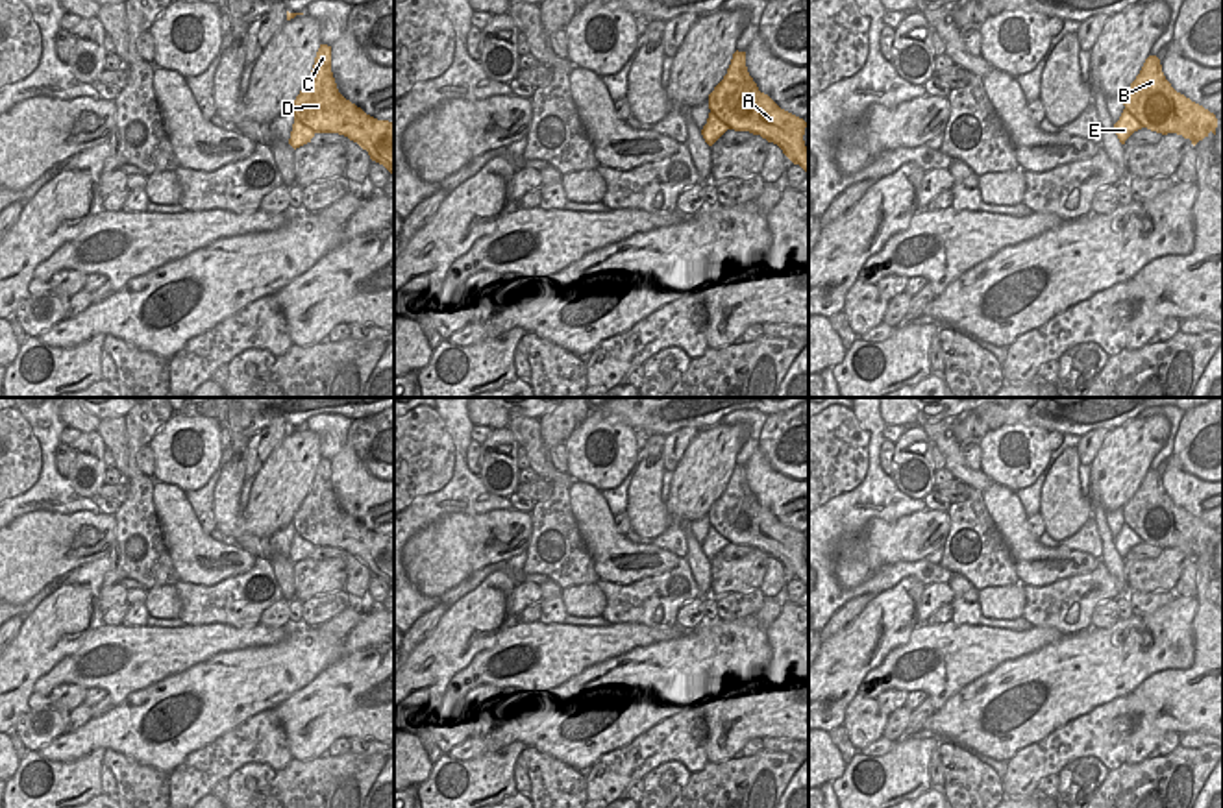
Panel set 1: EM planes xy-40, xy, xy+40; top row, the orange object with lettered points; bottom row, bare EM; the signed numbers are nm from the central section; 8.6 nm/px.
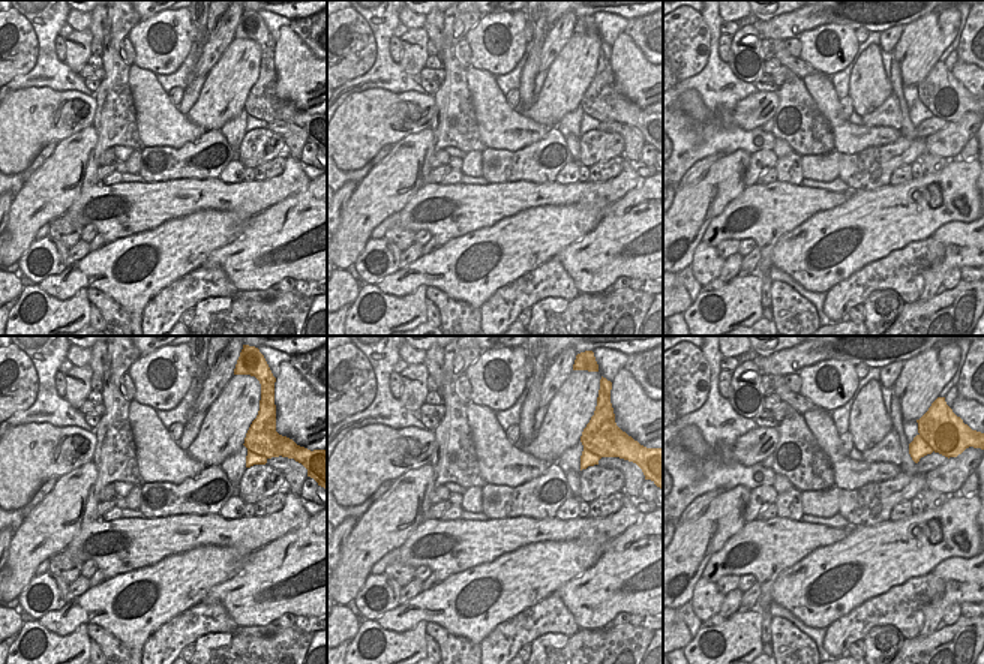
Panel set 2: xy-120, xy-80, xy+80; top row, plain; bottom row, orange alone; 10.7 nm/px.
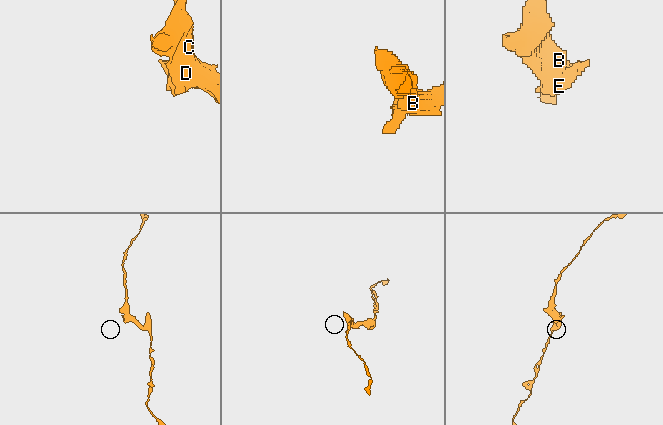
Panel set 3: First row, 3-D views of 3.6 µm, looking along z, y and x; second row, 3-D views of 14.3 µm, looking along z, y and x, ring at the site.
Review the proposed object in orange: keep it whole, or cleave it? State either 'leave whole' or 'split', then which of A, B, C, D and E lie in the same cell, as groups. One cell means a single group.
split | A B C D / E

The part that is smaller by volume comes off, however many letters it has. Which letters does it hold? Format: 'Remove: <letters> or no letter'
Remove: E

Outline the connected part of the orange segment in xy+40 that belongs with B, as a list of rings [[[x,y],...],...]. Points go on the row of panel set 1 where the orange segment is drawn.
[[[1156,55],[1145,59],[1140,74],[1121,96],[1125,109],[1151,131],[1182,135],[1193,146],[1210,131],[1216,135],[1216,115],[1177,92],[1166,80]]]

